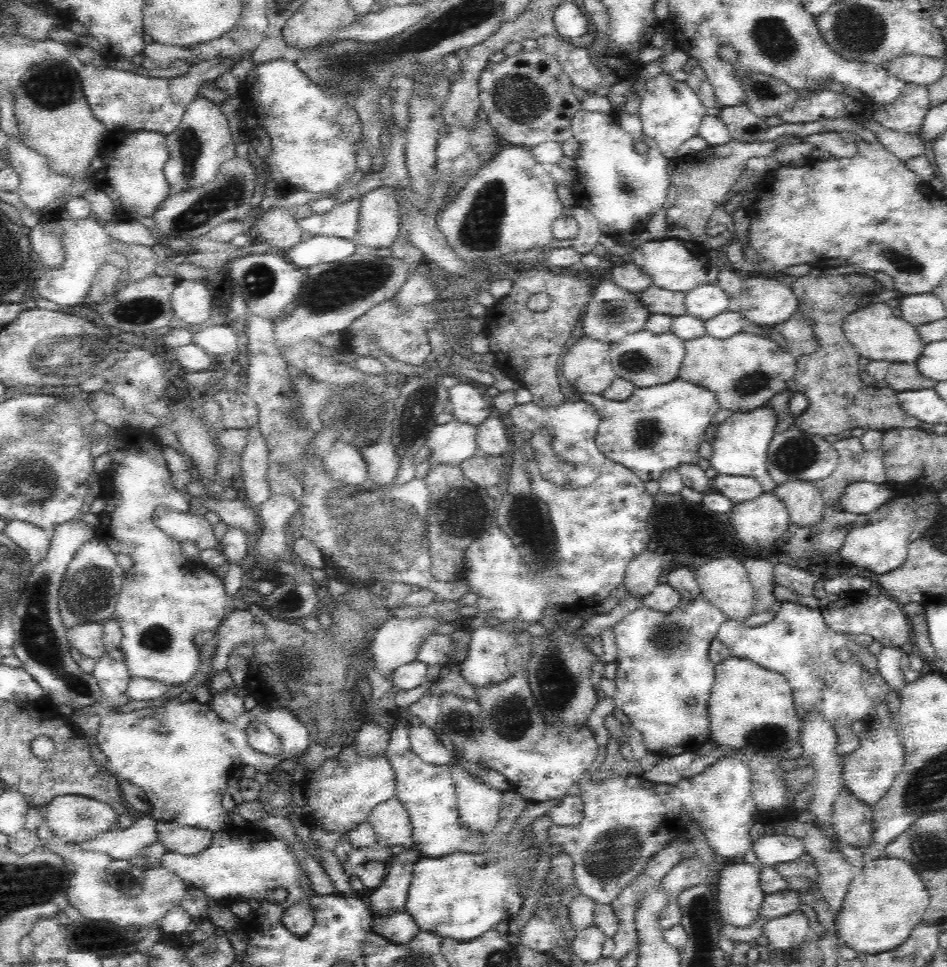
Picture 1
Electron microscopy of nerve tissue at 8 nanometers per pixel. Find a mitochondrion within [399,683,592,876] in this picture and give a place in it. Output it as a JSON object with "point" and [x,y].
{"point":[508,719]}

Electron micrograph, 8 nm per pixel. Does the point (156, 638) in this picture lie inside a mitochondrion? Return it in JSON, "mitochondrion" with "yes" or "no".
{"mitochondrion":"yes"}

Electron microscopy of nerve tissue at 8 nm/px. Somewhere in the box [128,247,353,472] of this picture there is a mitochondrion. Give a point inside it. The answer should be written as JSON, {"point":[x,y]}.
{"point":[258,280]}

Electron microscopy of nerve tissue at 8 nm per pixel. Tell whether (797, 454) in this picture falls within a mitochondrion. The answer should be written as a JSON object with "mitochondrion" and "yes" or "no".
{"mitochondrion":"yes"}

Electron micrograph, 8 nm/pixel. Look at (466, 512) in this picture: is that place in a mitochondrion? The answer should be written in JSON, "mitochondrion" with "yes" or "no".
{"mitochondrion":"yes"}

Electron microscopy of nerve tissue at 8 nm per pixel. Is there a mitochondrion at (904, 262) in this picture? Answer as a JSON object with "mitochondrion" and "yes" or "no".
{"mitochondrion":"yes"}

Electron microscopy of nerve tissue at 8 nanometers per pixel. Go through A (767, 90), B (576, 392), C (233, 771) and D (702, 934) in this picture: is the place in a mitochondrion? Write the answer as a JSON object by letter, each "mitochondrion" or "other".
{"A":"mitochondrion","B":"other","C":"other","D":"other"}

